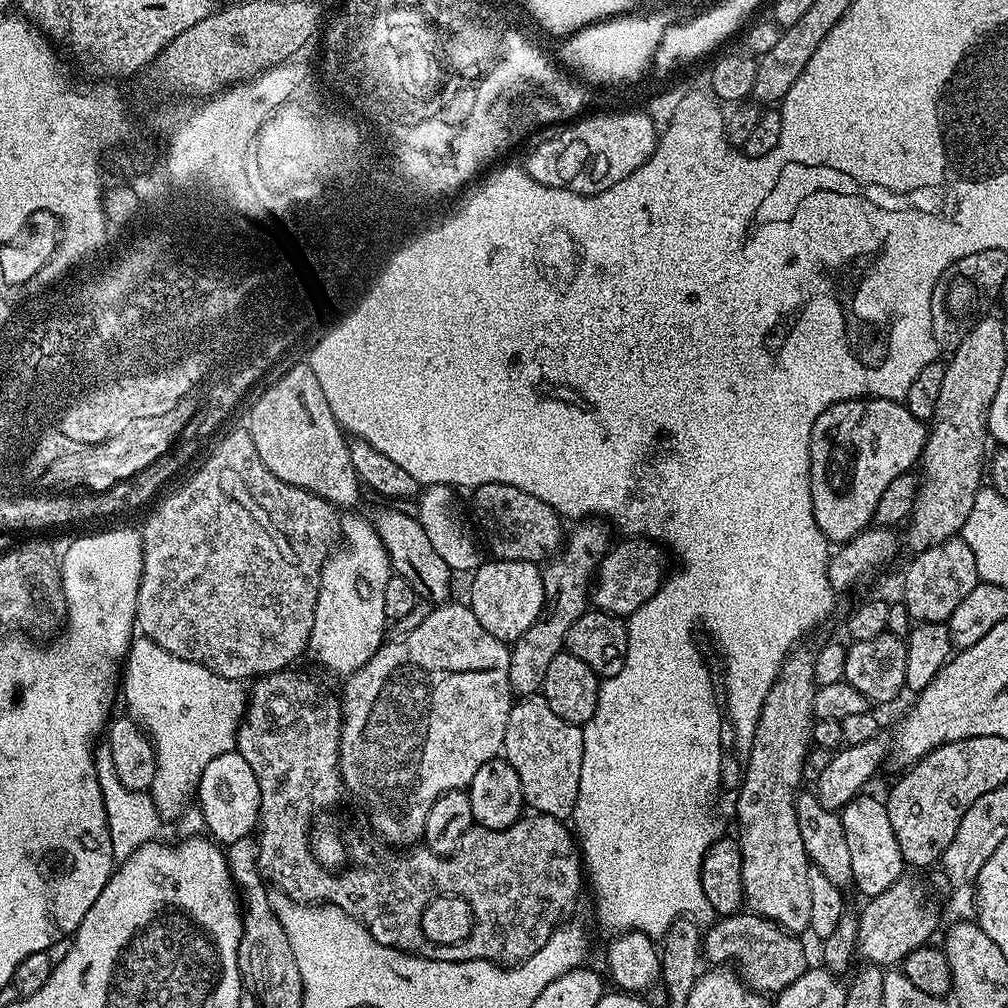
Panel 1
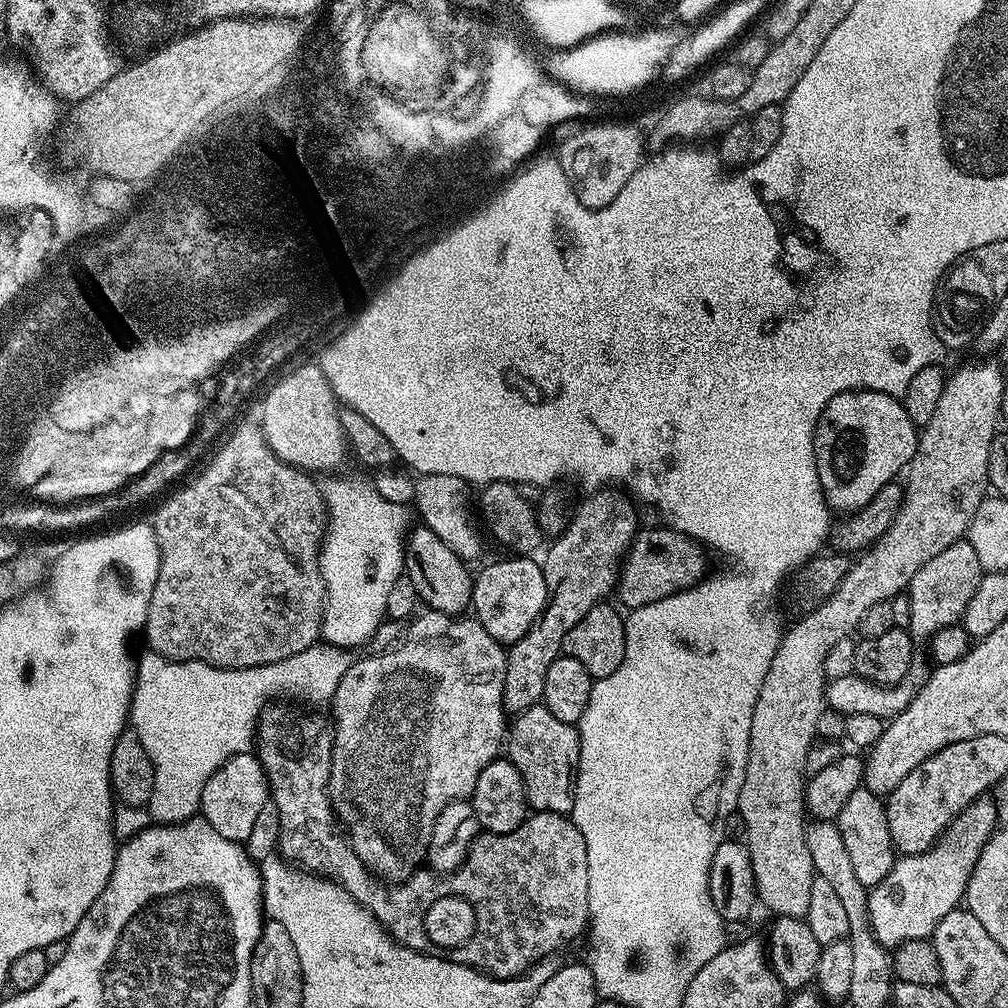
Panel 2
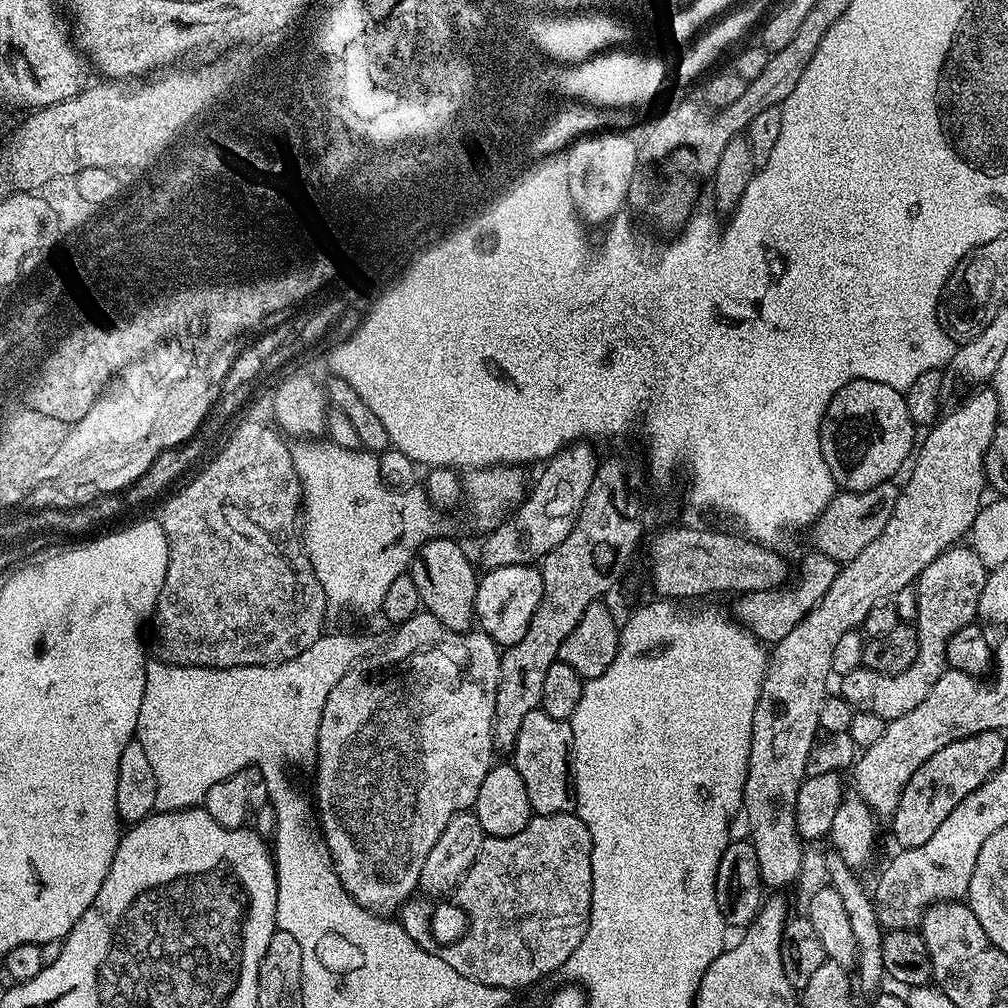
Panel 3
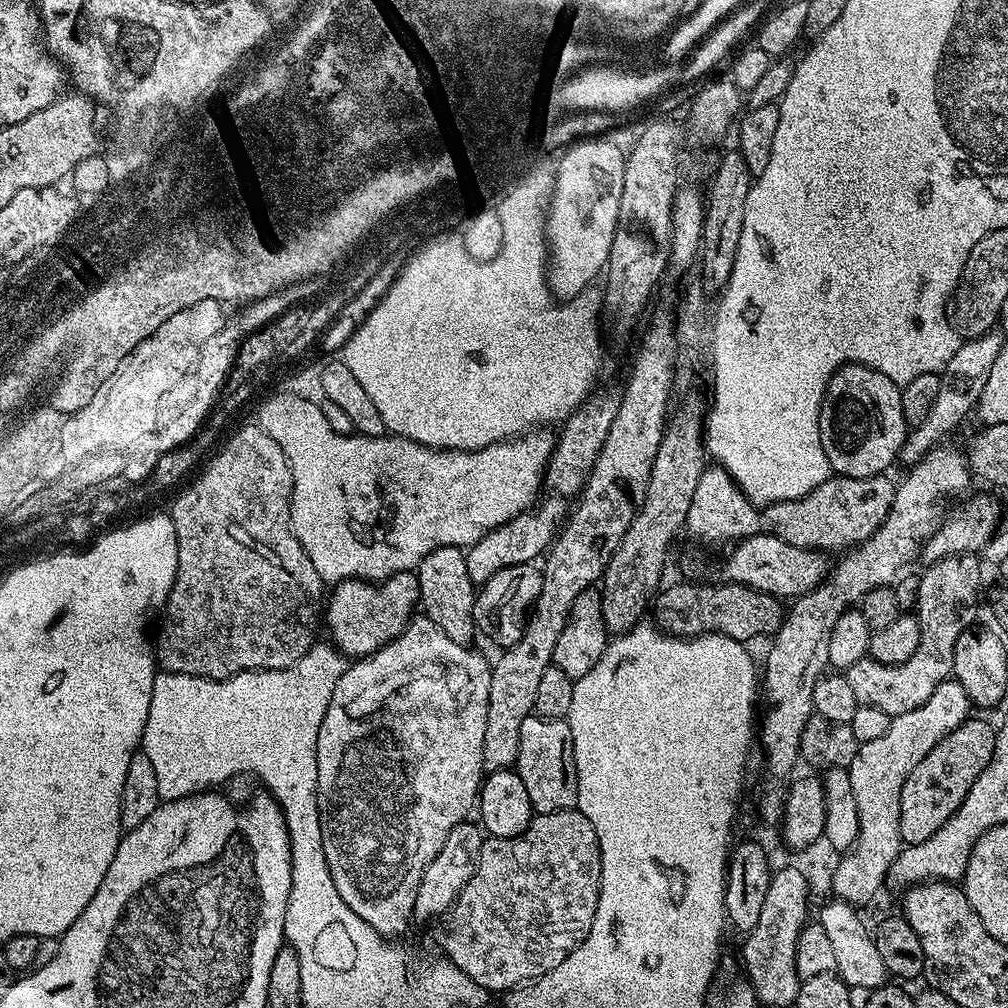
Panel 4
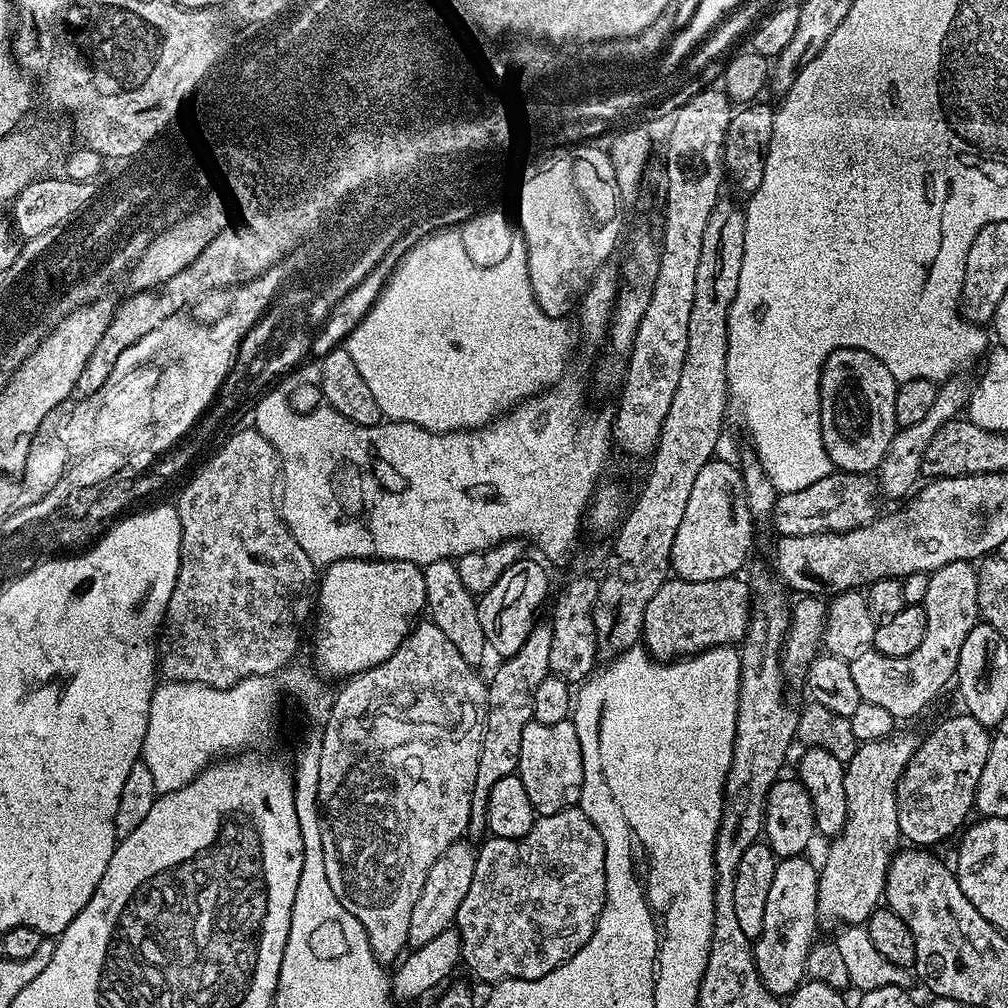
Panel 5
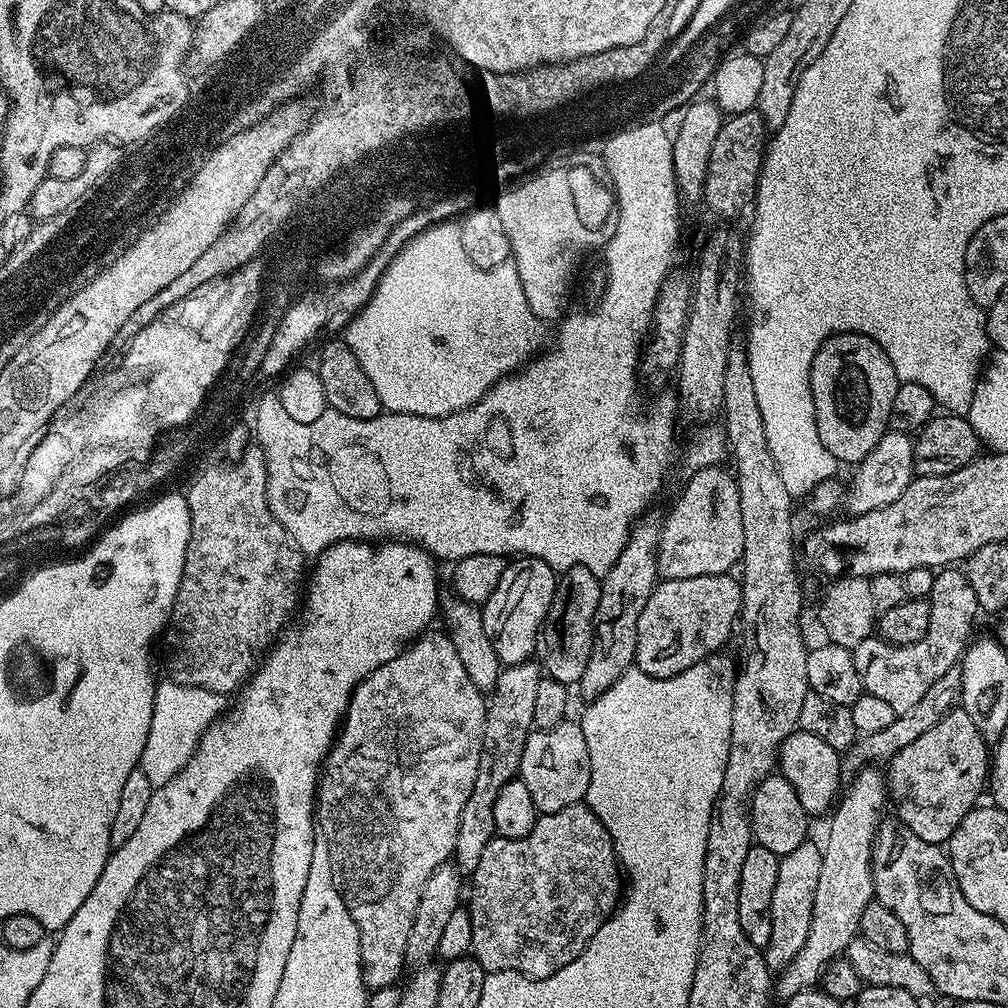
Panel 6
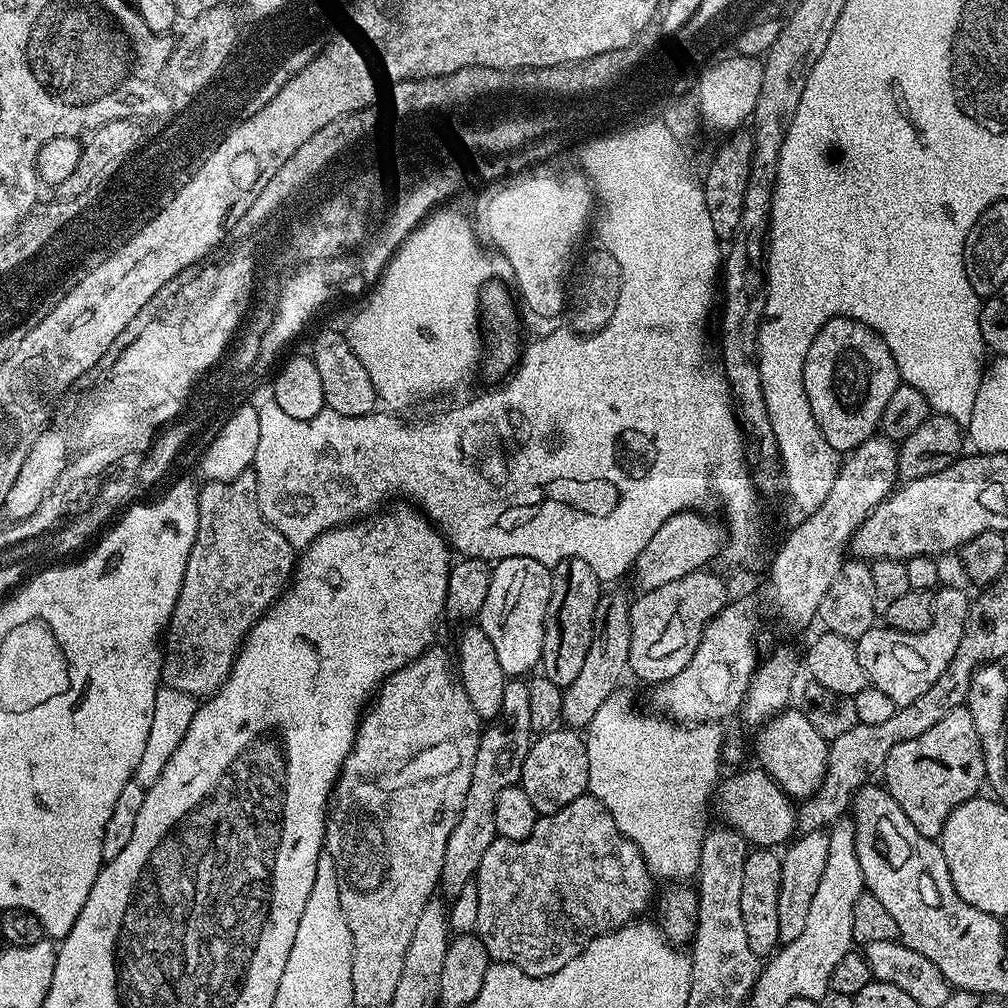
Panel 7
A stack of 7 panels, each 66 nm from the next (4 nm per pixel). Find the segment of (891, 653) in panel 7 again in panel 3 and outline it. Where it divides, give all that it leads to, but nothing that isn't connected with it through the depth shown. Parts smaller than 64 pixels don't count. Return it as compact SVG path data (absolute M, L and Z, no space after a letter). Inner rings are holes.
M953 546L938 554L938 558L934 558L934 562L930 562L930 566L926 566L926 570L922 570L922 574L914 582L918 598L918 614L914 621L918 634L918 658L914 658L909 668L901 672L875 672L863 666L850 670L850 674L839 677L839 696L855 711L878 714L878 718L882 718L885 722L902 718L902 714L910 714L910 710L914 710L914 706L918 706L918 702L922 702L922 698L930 694L934 682L938 682L938 678L942 678L942 674L948 668L946 646L950 638L954 638L958 630L962 630L977 619L978 598L982 598L982 586L986 586L989 571L971 546Z

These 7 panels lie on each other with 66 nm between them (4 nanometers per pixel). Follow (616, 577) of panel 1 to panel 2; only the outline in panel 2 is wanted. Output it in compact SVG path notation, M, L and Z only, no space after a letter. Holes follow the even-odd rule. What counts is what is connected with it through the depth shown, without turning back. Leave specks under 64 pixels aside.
M667 526L659 527L641 527L621 563L614 596L625 604L625 609L650 606L650 602L658 602L670 594L693 588L697 582L705 579L709 571L708 560L704 557L706 552L701 545L684 532L675 532Z

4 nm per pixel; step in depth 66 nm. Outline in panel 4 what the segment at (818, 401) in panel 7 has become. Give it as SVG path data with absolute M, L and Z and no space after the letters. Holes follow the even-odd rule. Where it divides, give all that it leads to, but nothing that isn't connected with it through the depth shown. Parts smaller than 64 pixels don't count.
M846 364L832 375L824 404L820 408L820 437L822 450L835 475L856 479L870 478L887 473L888 467L897 463L904 440L910 431L910 426L902 414L900 389L901 385L897 381L886 378L886 374L864 364Z

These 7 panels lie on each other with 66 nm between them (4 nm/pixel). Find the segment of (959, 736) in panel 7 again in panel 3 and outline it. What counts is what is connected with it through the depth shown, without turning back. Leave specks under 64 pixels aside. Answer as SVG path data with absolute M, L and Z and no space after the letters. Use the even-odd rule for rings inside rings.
M979 732L970 738L962 738L950 742L950 746L942 746L938 754L930 754L918 770L906 782L906 790L902 790L902 798L898 808L890 818L892 836L897 840L900 848L922 846L934 835L934 830L942 826L942 821L949 816L950 810L966 798L982 782L986 782L1000 768L1002 758L1006 754L1004 748L1005 737L998 732Z

